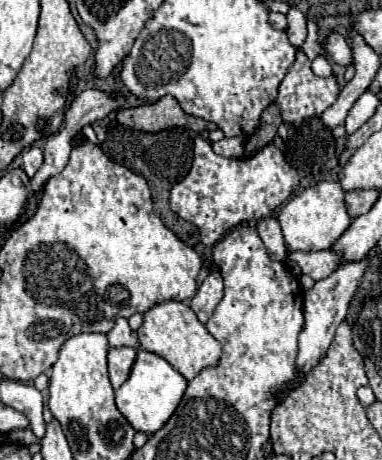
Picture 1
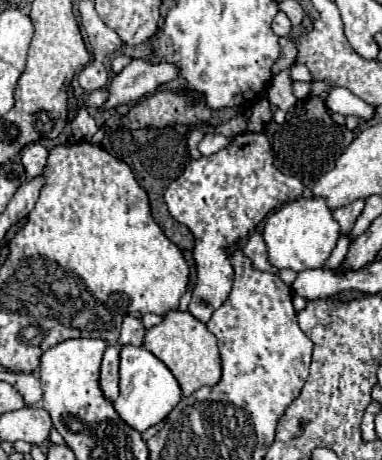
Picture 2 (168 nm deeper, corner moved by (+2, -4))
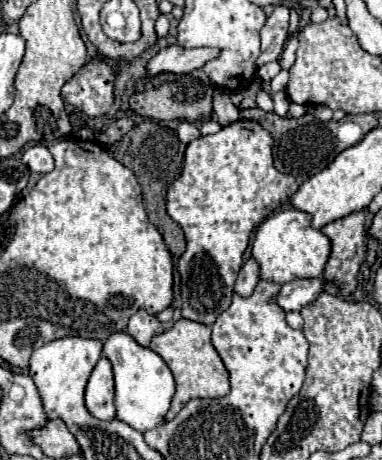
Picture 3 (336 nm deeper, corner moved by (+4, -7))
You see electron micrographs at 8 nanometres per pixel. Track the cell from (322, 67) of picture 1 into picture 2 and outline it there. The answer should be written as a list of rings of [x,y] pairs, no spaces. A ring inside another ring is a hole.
[[[294,64],[292,66],[292,80],[296,80],[296,82],[312,82],[310,70],[304,64]]]

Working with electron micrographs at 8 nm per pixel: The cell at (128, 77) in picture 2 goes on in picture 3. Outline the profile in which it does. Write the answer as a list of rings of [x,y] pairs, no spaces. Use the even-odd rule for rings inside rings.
[[[178,45],[162,49],[152,61],[148,63],[148,77],[158,73],[192,73],[194,69],[204,67],[204,63],[216,59],[220,55],[220,49],[214,47],[196,47],[196,49],[184,49]]]

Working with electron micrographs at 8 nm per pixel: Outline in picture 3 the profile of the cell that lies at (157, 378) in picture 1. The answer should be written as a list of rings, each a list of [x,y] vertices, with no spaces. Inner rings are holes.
[[[112,333],[102,349],[104,357],[112,363],[116,381],[116,419],[128,423],[136,431],[144,433],[148,429],[164,423],[164,415],[170,409],[174,397],[174,377],[164,359],[148,347],[138,345],[128,333]]]

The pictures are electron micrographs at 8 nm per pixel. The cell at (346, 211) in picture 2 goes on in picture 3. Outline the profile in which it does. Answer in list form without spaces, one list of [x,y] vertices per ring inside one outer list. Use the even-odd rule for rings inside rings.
[[[356,211],[356,213],[350,213],[348,217],[342,217],[338,221],[332,221],[328,223],[322,233],[330,239],[332,243],[332,251],[330,251],[330,257],[326,261],[326,267],[324,267],[324,273],[322,277],[334,285],[338,285],[340,289],[340,295],[352,295],[358,287],[358,273],[360,273],[360,265],[366,257],[366,233],[364,233],[364,211]]]

